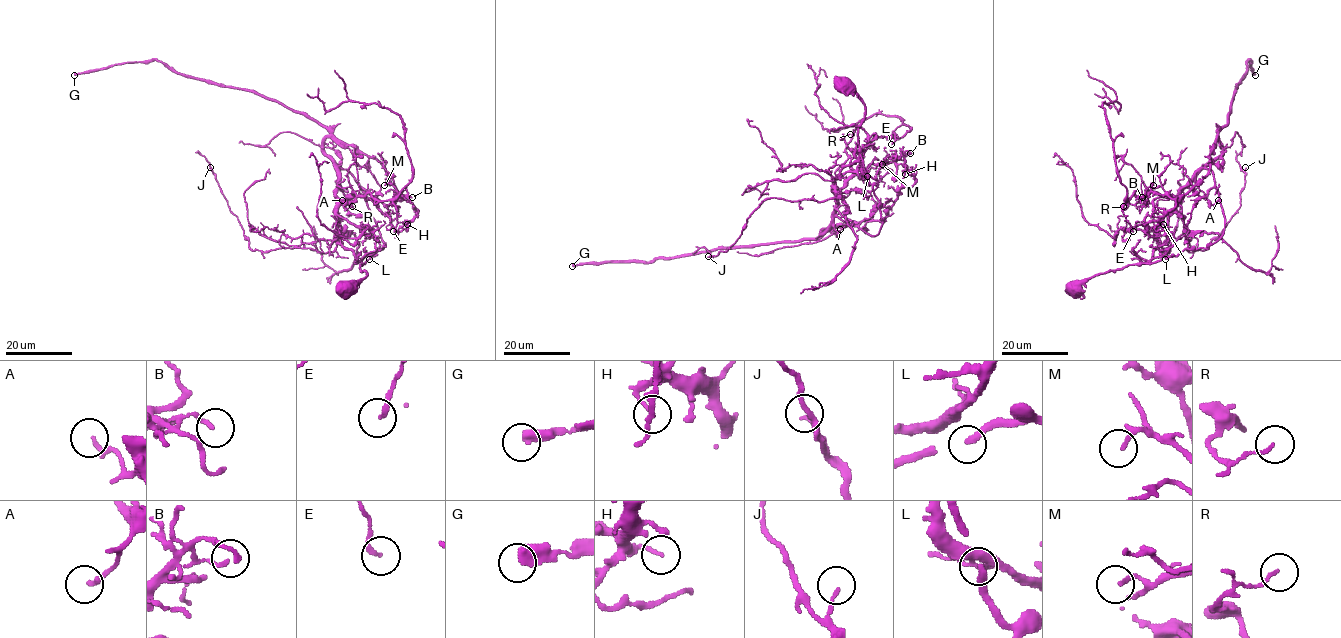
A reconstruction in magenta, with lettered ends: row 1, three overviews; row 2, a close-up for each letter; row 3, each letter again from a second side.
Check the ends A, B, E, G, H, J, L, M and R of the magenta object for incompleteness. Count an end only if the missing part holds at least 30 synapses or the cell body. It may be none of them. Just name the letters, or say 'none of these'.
G

